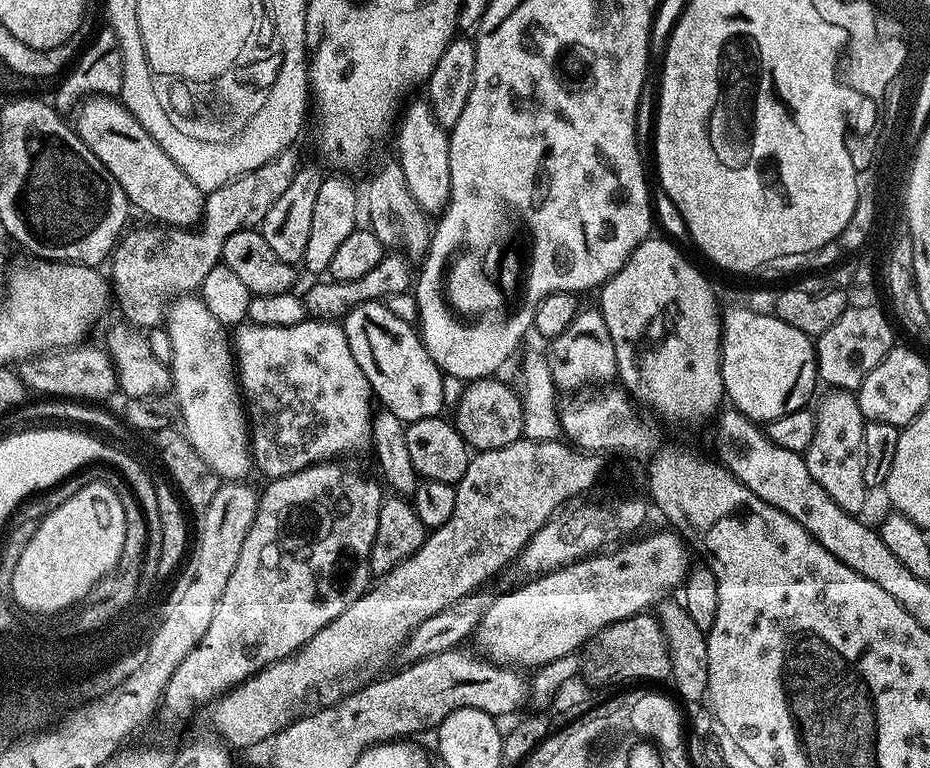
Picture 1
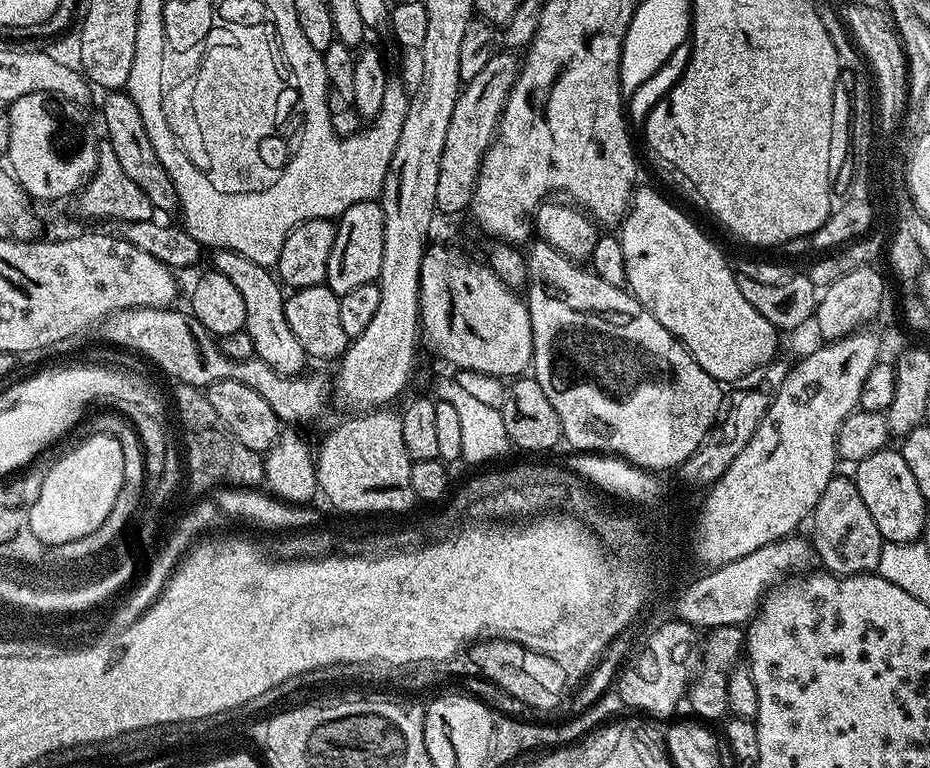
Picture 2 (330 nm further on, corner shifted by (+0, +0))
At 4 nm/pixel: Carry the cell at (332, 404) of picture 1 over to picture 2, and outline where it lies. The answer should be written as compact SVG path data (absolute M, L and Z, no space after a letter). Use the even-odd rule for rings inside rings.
M229 248L213 251L211 256L211 271L230 278L230 283L242 294L246 306L244 331L250 334L254 342L255 359L266 362L266 366L270 366L275 372L283 372L285 376L303 373L306 355L298 338L290 330L290 322L286 322L286 292L279 279L269 269L258 266L258 262L250 262L246 254L238 254Z

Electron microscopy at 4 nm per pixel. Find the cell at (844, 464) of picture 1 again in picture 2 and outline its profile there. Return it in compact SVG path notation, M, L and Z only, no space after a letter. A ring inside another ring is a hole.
M843 474L832 477L832 481L822 490L822 498L818 498L816 508L810 517L813 536L810 543L827 571L836 576L863 576L877 571L882 548L886 541L878 534L878 525L870 518L870 510L866 510L866 502L862 502L862 494L858 494L855 479L848 480Z

